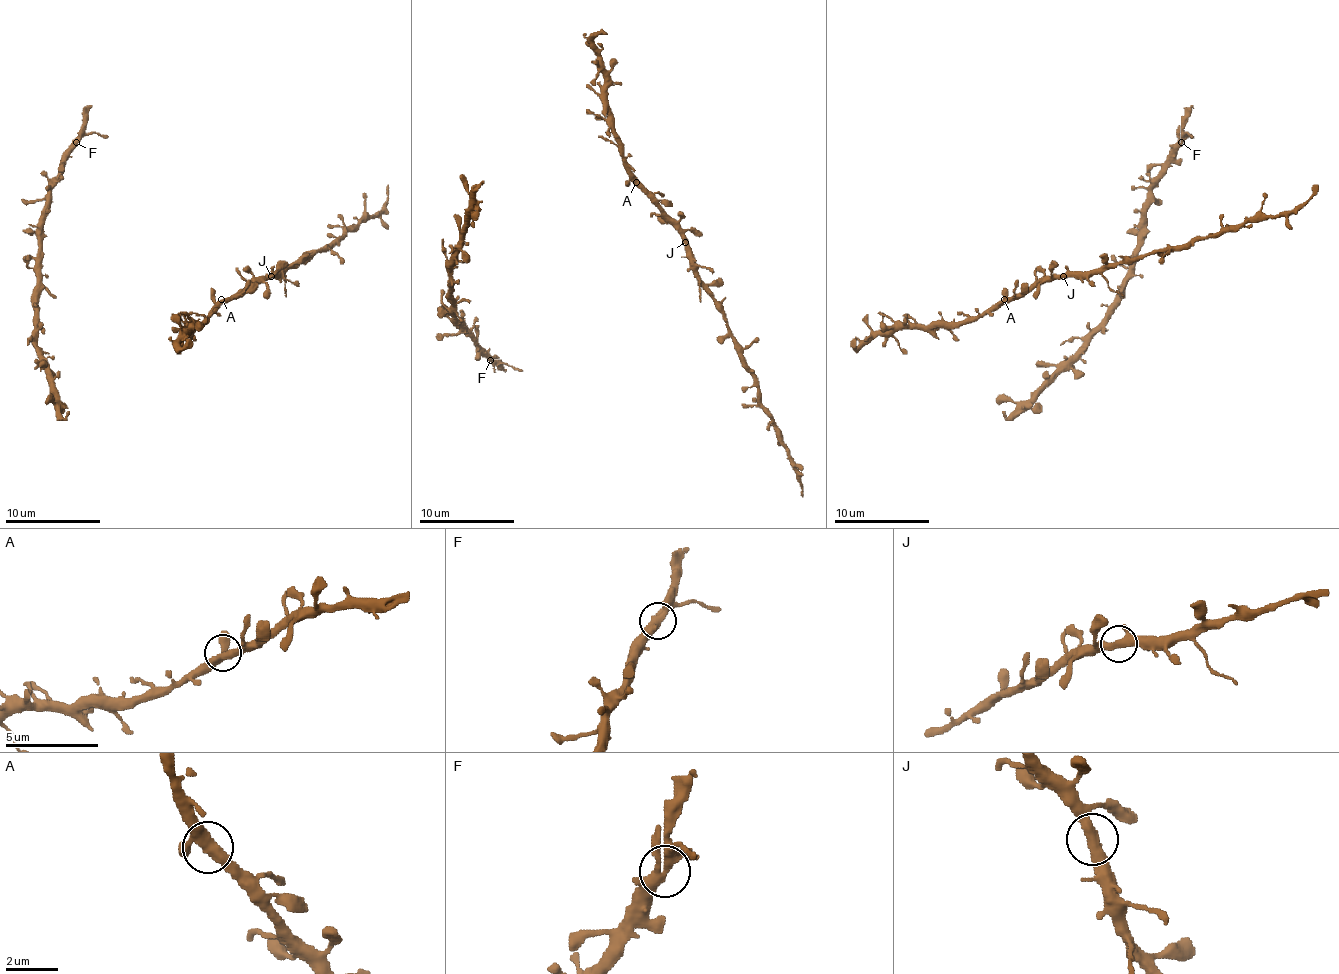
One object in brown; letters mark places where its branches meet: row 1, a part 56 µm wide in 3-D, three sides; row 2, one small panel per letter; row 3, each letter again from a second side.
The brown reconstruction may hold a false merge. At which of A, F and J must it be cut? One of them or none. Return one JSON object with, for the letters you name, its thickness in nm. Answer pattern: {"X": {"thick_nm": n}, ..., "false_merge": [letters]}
{"false_merge": []}

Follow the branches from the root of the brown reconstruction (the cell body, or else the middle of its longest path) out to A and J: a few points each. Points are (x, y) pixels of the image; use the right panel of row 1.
A: (935, 332), (940, 325), (957, 325), (966, 318), (983, 316), (1004, 299)
J: (935, 332), (940, 325), (957, 325), (966, 318), (983, 316), (1047, 280), (1063, 276)

